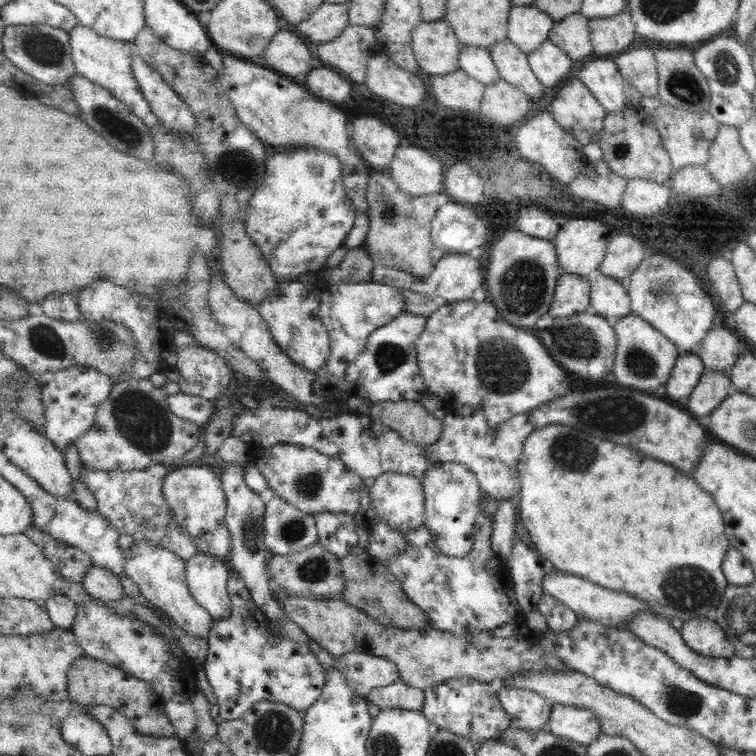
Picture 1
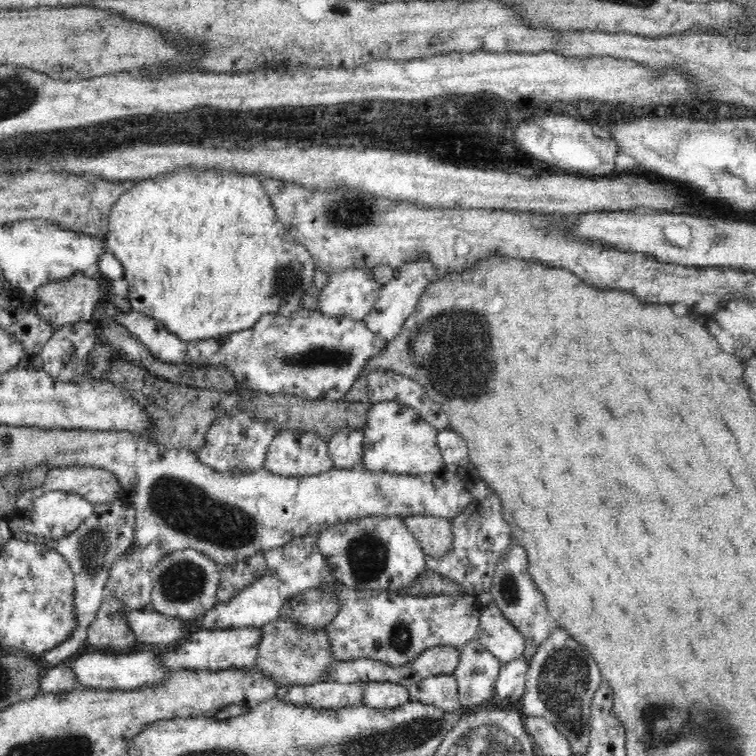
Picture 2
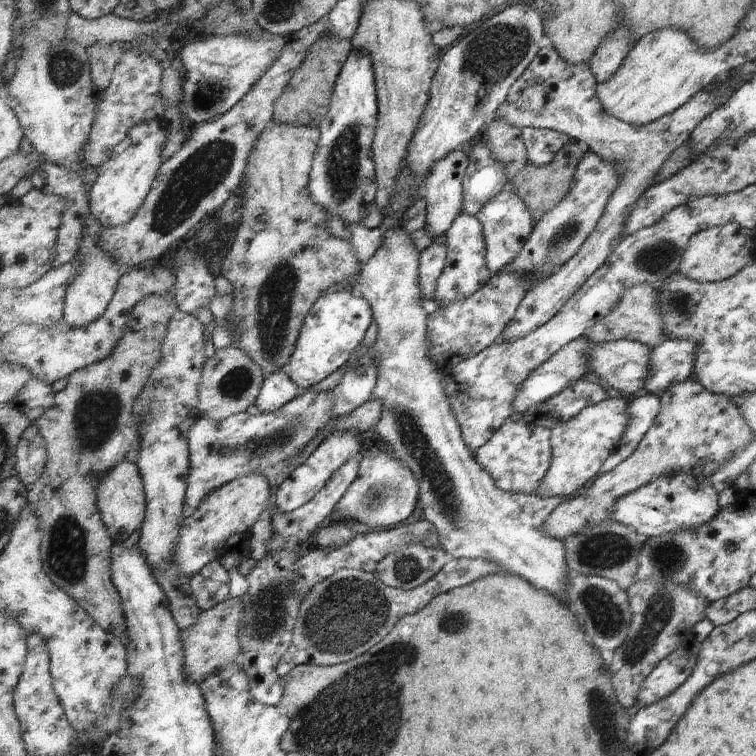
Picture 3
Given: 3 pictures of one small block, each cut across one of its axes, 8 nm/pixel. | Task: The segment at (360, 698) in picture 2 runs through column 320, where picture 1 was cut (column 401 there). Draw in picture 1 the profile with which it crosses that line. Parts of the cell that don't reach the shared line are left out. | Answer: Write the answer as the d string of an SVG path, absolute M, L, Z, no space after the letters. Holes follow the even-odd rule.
M398 681L390 686L375 688L367 700L379 707L379 710L391 708L423 711L427 698L422 689Z

